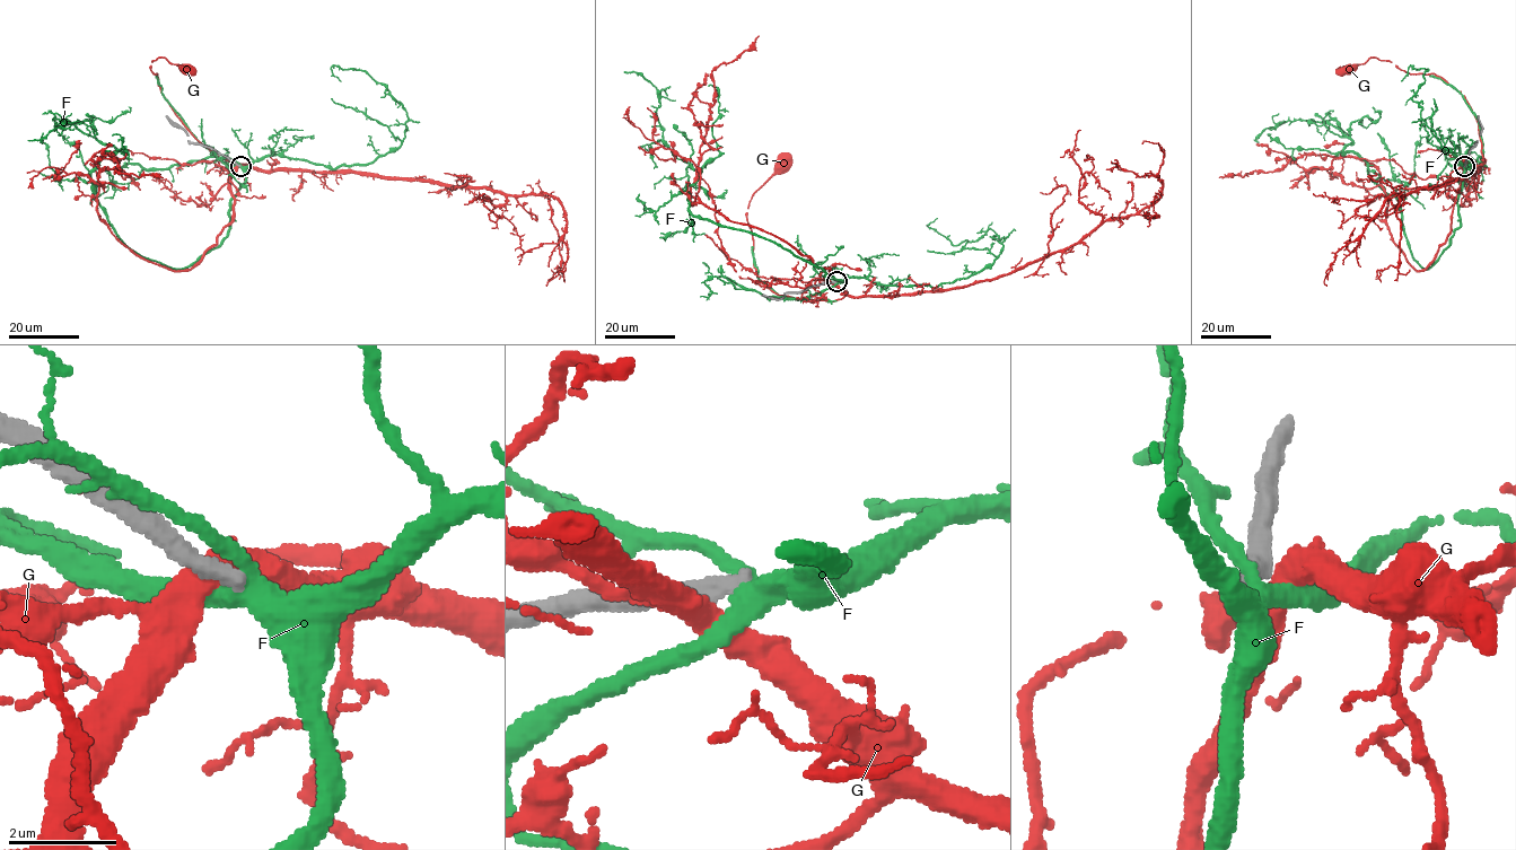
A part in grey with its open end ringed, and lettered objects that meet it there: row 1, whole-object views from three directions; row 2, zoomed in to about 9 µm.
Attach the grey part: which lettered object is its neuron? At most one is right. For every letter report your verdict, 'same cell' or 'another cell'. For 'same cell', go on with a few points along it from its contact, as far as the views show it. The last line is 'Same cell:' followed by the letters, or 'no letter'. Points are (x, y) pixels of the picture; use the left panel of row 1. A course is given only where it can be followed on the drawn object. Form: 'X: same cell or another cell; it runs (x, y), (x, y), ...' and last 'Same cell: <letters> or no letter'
F: another cell
G: another cell
Same cell: no letter

